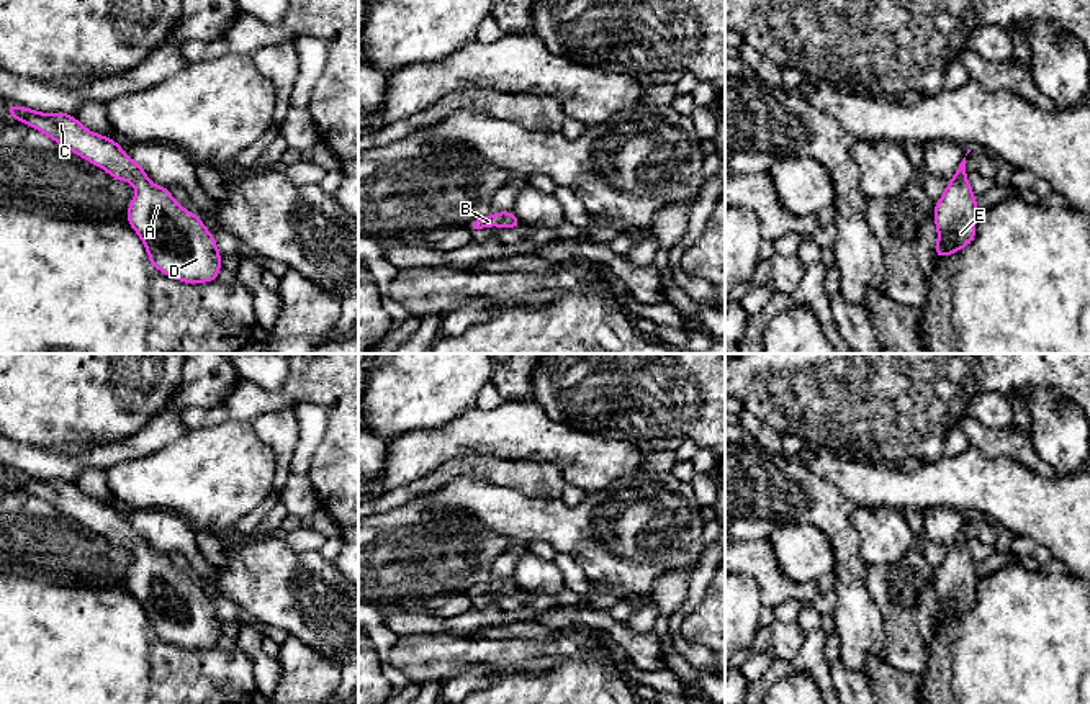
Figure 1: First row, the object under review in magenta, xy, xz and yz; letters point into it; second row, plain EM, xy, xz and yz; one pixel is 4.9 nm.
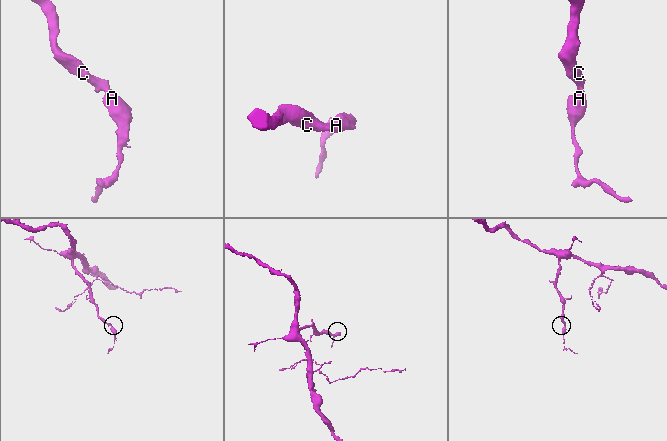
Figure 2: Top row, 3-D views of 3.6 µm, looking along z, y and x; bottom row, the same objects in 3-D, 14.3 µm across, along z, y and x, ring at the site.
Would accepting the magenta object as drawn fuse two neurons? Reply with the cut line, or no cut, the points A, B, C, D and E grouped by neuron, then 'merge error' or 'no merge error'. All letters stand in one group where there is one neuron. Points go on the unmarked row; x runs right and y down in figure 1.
no cut | A B C D E | no merge error

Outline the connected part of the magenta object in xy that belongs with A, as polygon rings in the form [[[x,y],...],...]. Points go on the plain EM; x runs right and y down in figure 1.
[[[18,472],[5,476],[13,486],[44,499],[62,514],[134,552],[126,586],[146,612],[151,632],[183,650],[218,647],[221,621],[200,583],[180,573],[169,555],[157,553],[116,508],[88,498],[74,481],[41,480]]]

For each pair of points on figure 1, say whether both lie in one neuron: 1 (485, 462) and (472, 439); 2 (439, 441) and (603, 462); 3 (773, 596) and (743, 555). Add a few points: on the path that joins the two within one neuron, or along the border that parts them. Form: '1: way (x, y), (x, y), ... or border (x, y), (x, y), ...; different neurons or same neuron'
1: border (517, 459), (457, 455), (442, 464); different neurons
2: way (480, 439), (544, 439), (562, 446); same neuron
3: way (773, 586), (753, 565); same neuron

